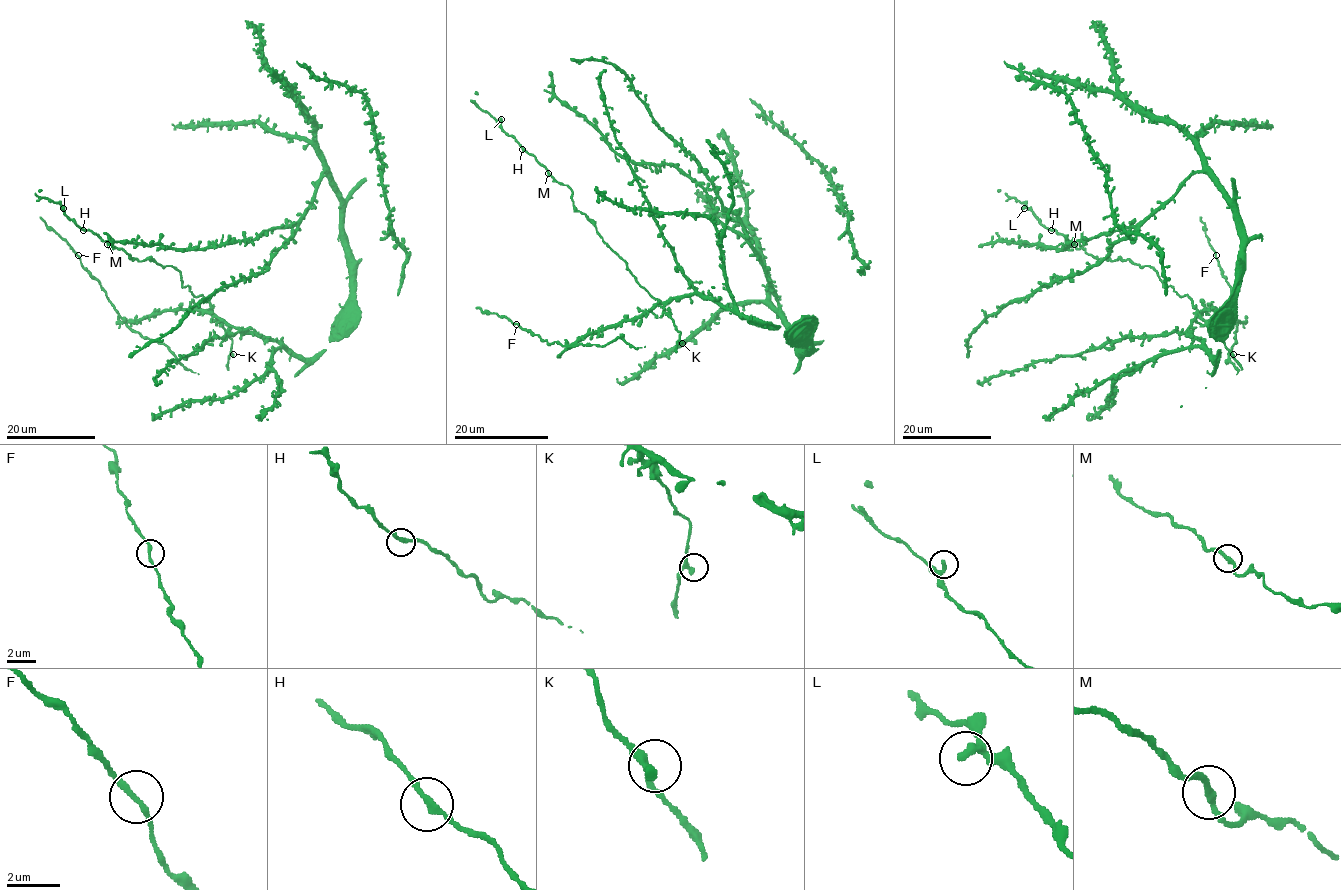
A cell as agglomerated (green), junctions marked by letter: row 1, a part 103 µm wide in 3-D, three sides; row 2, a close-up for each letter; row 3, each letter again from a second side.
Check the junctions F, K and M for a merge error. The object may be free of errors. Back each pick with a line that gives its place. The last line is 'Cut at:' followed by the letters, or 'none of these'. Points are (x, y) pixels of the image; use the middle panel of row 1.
Cut at: none of these

